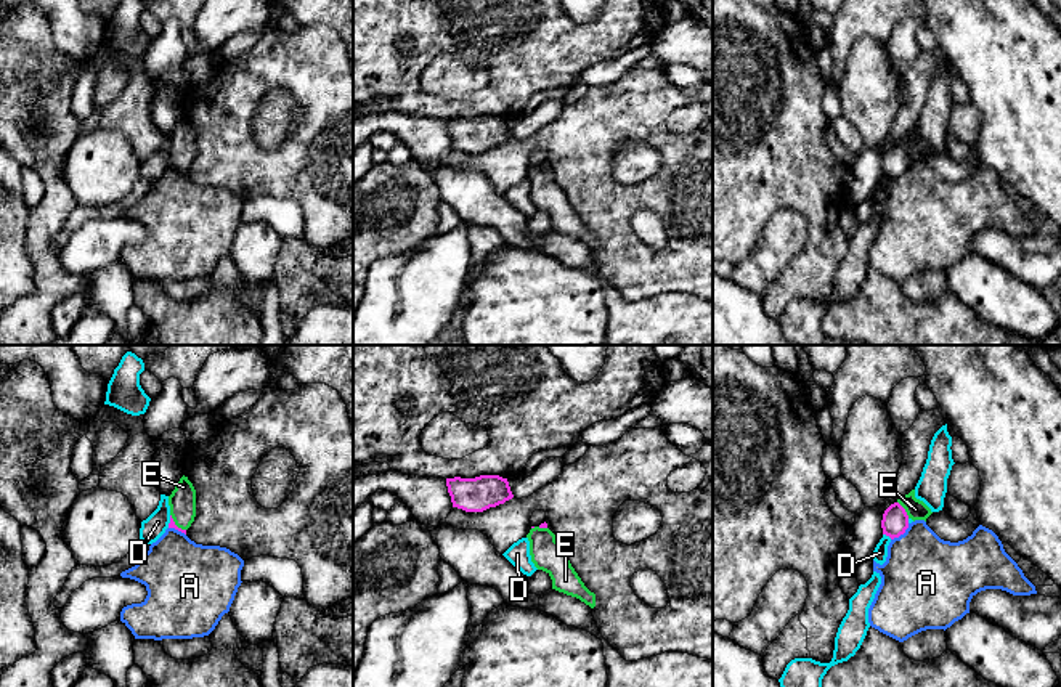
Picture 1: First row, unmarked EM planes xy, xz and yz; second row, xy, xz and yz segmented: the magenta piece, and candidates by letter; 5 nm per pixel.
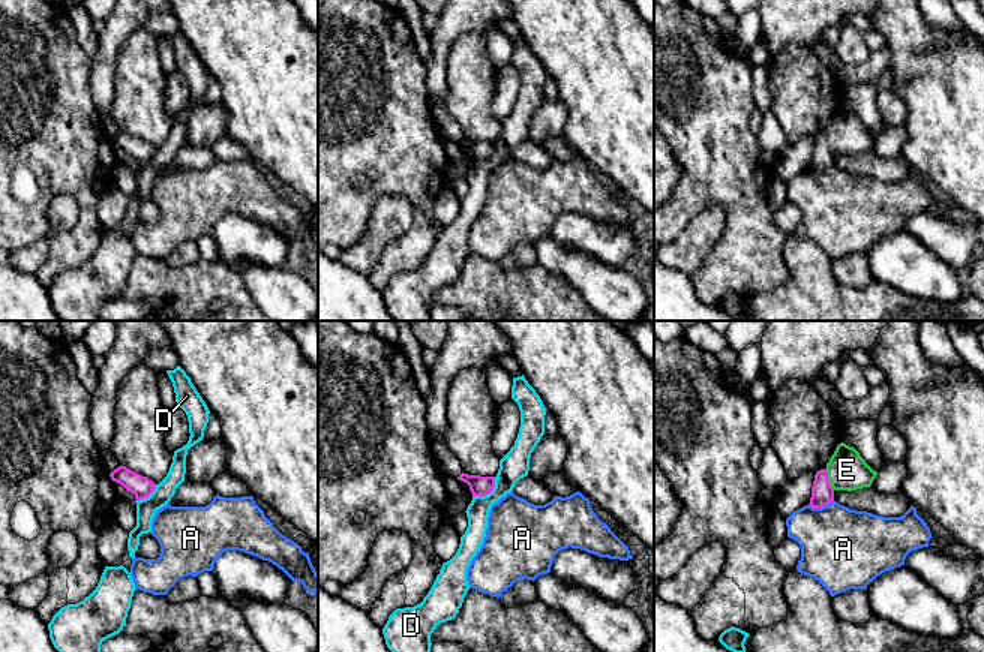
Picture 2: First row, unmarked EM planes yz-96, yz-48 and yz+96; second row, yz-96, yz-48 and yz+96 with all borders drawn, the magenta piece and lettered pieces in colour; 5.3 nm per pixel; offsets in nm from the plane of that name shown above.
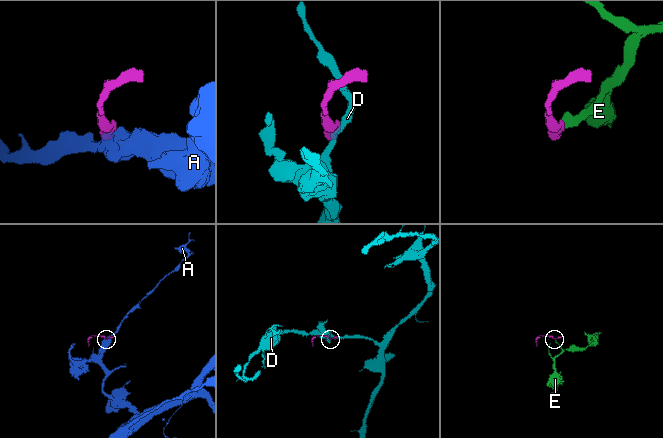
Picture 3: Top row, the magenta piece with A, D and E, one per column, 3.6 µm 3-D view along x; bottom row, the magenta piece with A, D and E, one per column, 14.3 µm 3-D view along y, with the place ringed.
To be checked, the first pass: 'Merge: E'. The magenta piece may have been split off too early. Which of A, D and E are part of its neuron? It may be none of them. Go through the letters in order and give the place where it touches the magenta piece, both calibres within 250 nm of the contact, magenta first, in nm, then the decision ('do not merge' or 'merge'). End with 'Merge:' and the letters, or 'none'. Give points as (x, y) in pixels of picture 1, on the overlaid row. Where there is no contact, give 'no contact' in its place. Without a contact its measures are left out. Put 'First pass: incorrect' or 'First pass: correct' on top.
First pass: correct
A: yz (901, 533) | 130/420 nm | do not merge
D: yz (888, 535) | 130/70 nm | do not merge
E: yz (904, 509) | 130/100 nm | merge
Merge: E

